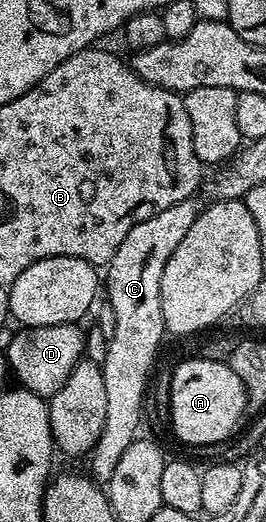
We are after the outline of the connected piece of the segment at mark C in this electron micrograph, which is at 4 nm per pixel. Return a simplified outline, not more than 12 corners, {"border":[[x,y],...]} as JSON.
{"border":[[202,208],[135,223],[104,270],[115,335],[88,472],[108,483],[138,440],[167,337],[163,267]]}

